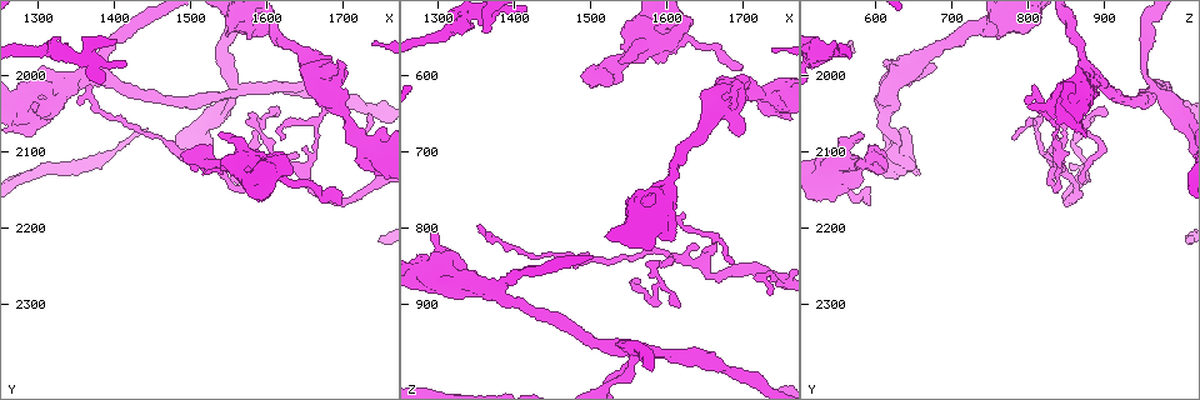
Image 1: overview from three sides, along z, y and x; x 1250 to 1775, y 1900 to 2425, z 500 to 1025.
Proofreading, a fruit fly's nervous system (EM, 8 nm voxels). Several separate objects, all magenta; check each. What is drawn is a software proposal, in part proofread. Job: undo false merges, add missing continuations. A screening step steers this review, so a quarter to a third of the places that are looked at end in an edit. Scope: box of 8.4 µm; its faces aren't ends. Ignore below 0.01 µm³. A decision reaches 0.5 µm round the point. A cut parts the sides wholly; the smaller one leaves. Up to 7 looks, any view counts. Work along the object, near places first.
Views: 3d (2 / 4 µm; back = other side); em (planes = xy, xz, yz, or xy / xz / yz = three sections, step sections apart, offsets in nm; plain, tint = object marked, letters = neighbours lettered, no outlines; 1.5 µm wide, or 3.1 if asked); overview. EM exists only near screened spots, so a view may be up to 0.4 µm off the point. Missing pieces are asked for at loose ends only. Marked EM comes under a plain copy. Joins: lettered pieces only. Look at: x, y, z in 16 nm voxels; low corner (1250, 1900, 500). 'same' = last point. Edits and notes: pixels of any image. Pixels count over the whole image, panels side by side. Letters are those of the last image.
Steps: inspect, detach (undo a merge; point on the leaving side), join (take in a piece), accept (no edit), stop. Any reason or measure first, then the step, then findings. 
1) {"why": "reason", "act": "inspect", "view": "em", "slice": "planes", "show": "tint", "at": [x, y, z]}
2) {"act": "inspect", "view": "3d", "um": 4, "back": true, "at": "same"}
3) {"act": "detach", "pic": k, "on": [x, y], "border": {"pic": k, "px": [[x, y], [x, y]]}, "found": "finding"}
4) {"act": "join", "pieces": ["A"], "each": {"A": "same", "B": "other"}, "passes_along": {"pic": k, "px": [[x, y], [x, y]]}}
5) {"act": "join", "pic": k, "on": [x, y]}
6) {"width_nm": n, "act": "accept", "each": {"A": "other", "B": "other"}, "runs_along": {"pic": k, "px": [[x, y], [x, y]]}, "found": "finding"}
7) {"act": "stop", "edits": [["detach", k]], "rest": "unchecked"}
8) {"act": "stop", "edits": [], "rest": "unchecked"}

{"act": "inspect", "view": "3d", "um": 2, "at": [1555, 2145, 835]}

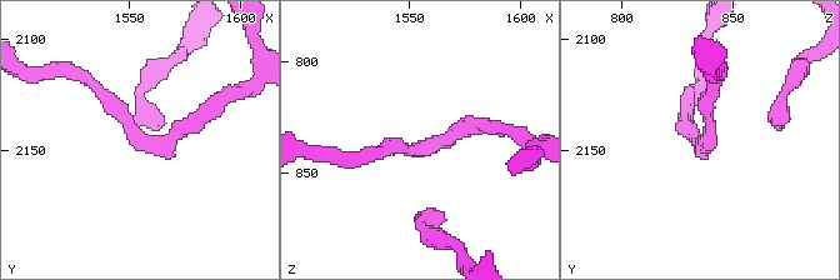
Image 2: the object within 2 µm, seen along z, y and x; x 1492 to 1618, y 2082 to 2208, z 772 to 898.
{"why": "now the EM", "act": "inspect", "view": "em", "slice": "planes", "show": "letters", "at": [1561, 2147, 839]}

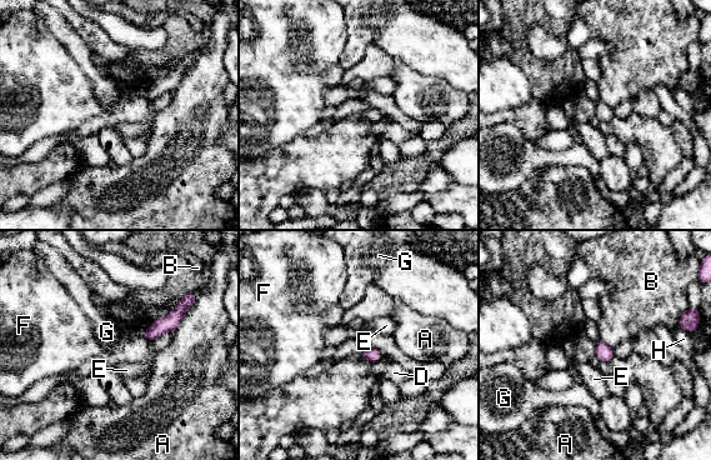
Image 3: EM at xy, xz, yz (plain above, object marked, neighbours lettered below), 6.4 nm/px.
{"longest_contact_nm": ["A", 190], "act": "accept", "each": {"A": "other", "B": "other", "D": "other", "E": "other", "F": "other", "G": "other", "H": "other"}, "found": "one cell here"}

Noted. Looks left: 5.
{"why": "sharp bend", "act": "inspect", "view": "em", "slice": "planes", "show": "letters", "at": [1555, 2025, 960]}

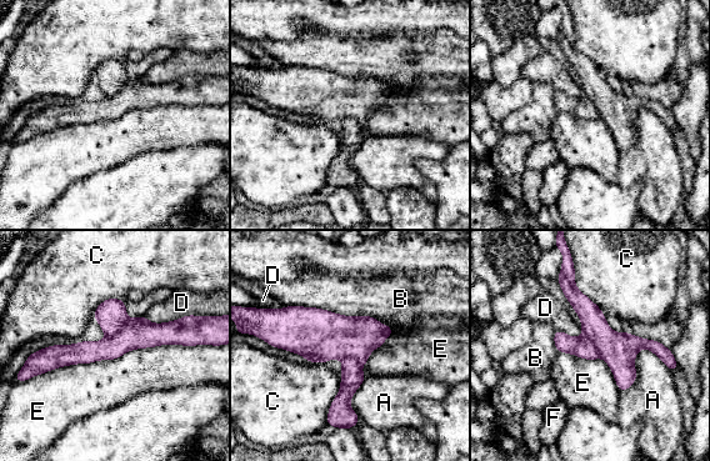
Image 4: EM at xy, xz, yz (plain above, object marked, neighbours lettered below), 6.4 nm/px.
{"act": "detach", "pic": 4, "on": [111, 315], "each": {"A": "other", "B": "other", "C": "other", "D": "other", "E": "other", "F": "other"}, "part_leaving": {"pic": 4, "px": [[563, 279], [619, 352], [624, 386]]}, "found": "two cells meet here"}

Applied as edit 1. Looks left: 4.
{"why": "see it whole again", "act": "inspect", "view": "overview"}

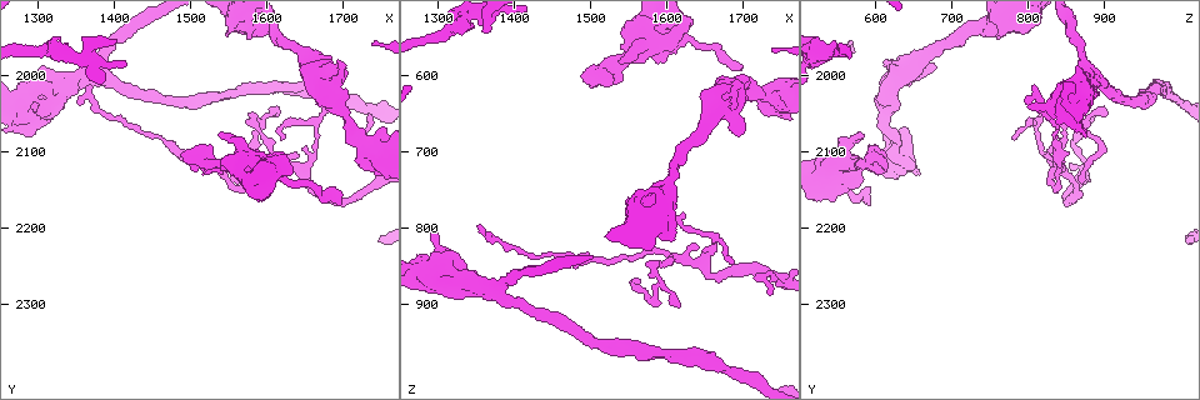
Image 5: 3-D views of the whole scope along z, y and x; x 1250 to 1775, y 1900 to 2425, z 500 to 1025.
{"why": "an open end", "act": "inspect", "view": "em", "slice": "xz", "step": 8, "show": "letters", "at": [1695, 1985, 675]}

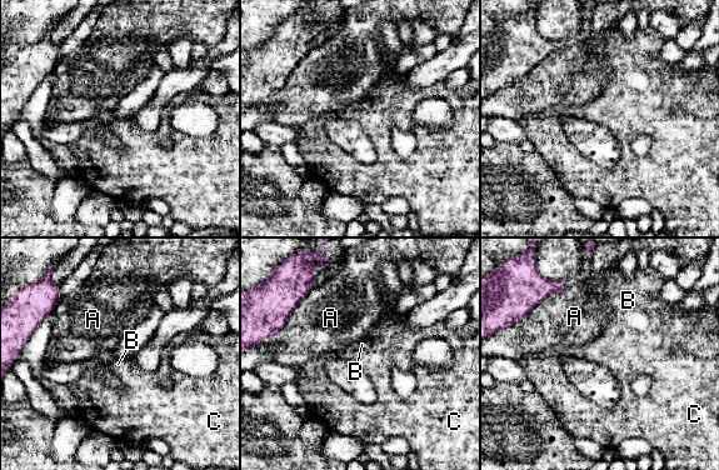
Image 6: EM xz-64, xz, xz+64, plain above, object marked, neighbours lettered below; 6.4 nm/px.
{"why": "another direction", "act": "inspect", "view": "em", "slice": "planes", "show": "letters", "at": "same"}

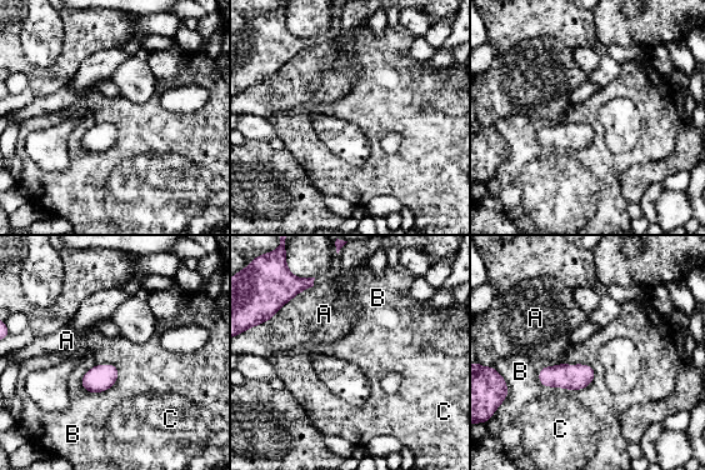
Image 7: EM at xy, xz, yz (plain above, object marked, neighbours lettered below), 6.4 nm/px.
{"act": "accept", "each": {"A": "other", "B": "other", "C": "other"}, "found": "no lettered piece goes on from it"}

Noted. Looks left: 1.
{"act": "stop", "edits": [["detach", 4]], "rest": "unchecked"}

